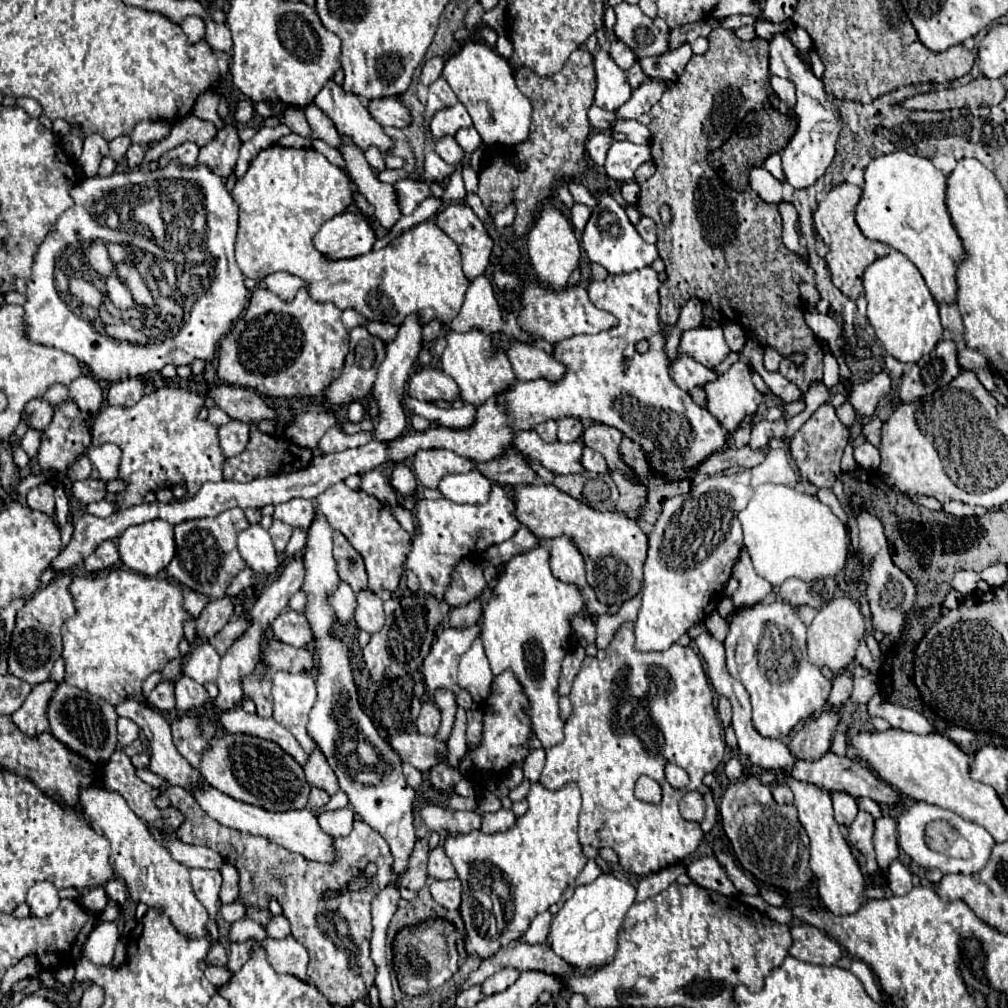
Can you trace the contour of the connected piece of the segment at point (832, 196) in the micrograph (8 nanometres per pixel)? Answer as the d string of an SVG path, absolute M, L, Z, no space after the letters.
M839 184L835 188L831 188L831 192L827 194L827 198L823 202L819 202L819 208L813 214L815 220L815 230L817 234L821 234L821 238L827 242L829 246L829 254L827 254L827 266L831 270L831 278L833 284L849 298L857 298L863 294L863 272L869 264L873 264L877 258L889 254L889 246L883 242L875 242L863 236L863 232L859 230L857 222L855 222L855 206L861 198L863 190L855 184Z

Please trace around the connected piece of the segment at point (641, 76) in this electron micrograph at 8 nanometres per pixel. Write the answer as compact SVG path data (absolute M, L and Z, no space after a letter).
M635 62L635 66L631 66L631 70L627 70L627 78L629 78L631 90L637 90L647 80L647 74L641 70L641 64Z

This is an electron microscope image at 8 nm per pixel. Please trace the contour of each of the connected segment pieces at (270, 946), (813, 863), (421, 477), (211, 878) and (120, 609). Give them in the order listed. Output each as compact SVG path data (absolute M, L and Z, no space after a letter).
M287 936L283 940L267 938L265 942L259 942L259 944L271 956L271 966L275 972L293 974L303 982L311 982L307 978L307 962L309 962L307 948L301 946L293 936Z
M783 778L783 784L791 788L795 794L795 808L799 810L799 822L805 828L807 836L811 838L811 860L809 866L815 874L819 894L825 902L825 906L833 914L853 914L865 904L865 876L853 858L847 840L839 832L839 824L833 818L833 806L829 792L815 786L805 784L795 778Z
M445 448L419 450L413 456L413 470L417 480L429 488L437 488L439 480L445 474L461 474L461 472L469 472L471 468L473 468L471 460Z
M203 869L191 870L191 884L197 900L207 908L209 922L207 930L211 934L213 944L219 942L219 932L215 924L215 914L217 914L217 902L219 902L219 888L221 888L221 872L219 870Z
M117 566L95 576L75 576L69 592L77 612L73 618L67 618L61 628L67 684L87 690L115 706L127 698L139 698L143 694L143 680L153 672L161 672L169 660L179 656L183 624L193 616L183 608L183 594L177 584L171 584L165 578L133 574L131 570Z

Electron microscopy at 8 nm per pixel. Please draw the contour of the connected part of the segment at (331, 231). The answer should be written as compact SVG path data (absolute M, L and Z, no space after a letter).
M343 212L333 216L313 238L315 250L331 260L363 256L371 252L373 244L375 232L369 220L363 218L359 212Z

